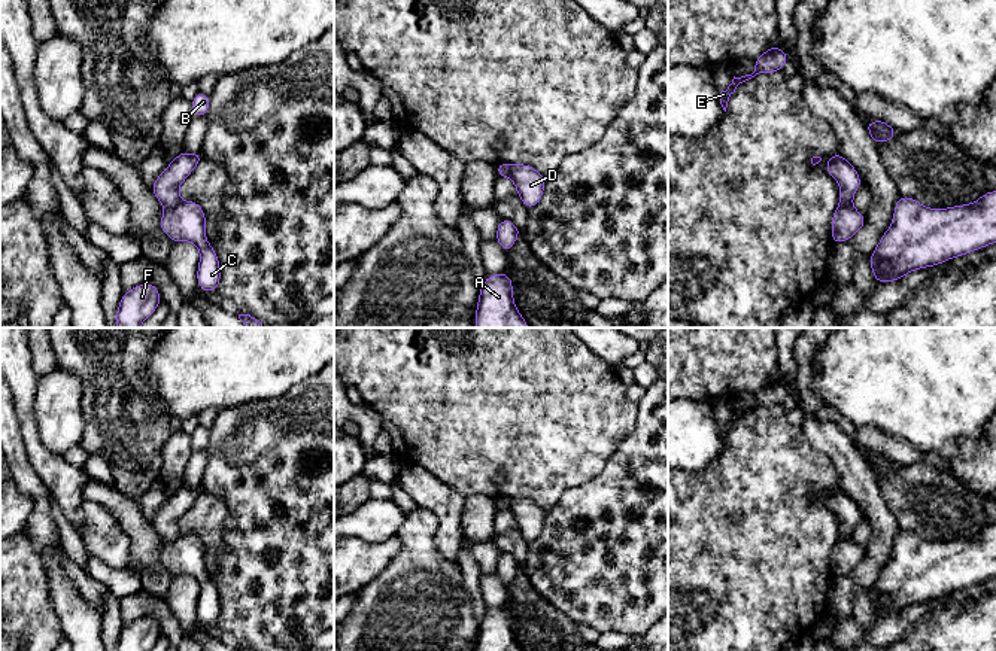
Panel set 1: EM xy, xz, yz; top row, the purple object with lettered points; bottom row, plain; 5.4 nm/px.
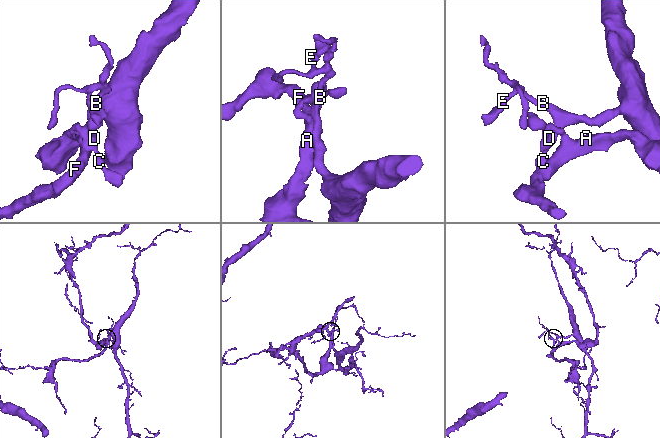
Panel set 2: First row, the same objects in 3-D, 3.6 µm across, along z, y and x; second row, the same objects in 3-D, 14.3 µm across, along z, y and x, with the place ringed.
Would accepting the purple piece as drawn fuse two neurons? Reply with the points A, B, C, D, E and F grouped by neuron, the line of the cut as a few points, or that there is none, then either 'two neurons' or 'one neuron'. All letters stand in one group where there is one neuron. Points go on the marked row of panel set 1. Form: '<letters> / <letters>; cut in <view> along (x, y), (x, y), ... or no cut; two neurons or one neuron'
A F / B C D E; cut in xy along (181, 200), (164, 210); two neurons

